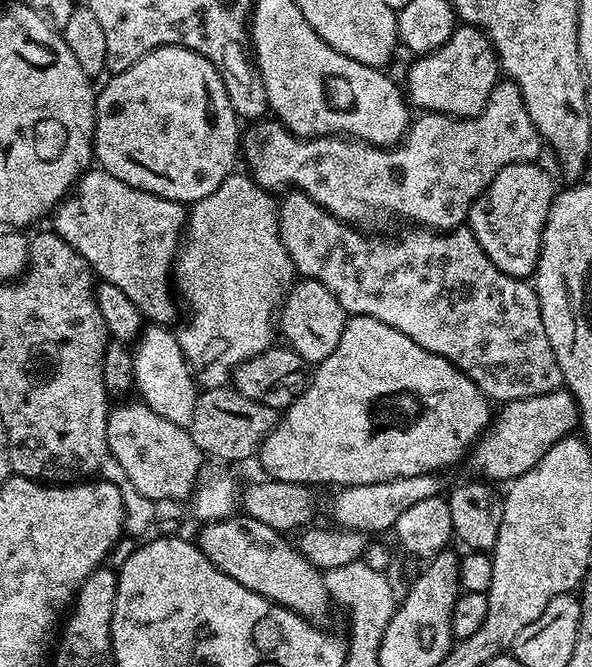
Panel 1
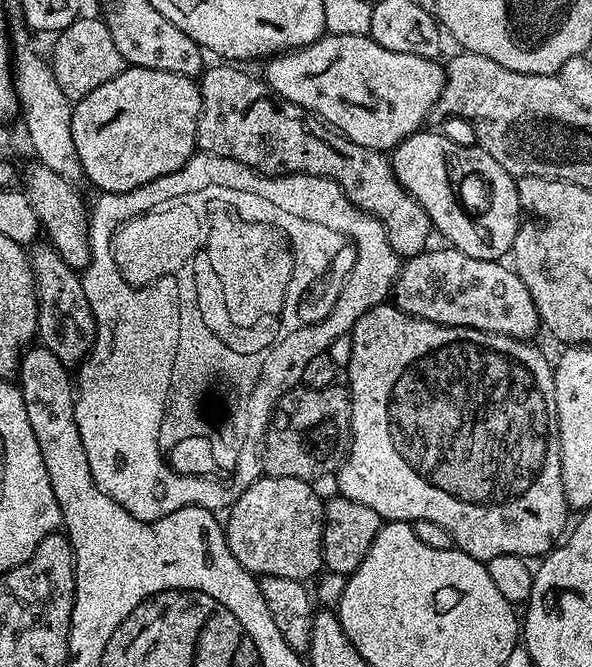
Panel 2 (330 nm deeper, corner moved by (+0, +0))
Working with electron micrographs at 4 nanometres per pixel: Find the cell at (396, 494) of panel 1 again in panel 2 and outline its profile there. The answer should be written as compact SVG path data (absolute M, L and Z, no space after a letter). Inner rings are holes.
M261 475L236 499L227 513L228 545L234 558L253 576L277 575L308 582L324 568L325 501L312 488L307 480Z

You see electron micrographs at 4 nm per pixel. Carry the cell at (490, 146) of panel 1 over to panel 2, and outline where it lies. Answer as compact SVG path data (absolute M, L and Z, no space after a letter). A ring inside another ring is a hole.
M216 62L213 68L212 65L205 67L198 77L200 117L196 127L196 146L200 152L236 160L261 176L325 176L341 188L354 206L380 221L381 229L386 233L397 256L417 256L429 247L428 235L433 235L434 232L430 218L419 202L396 181L391 159L385 153L358 146L358 142L350 142L350 138L346 138L343 132L336 131L319 116L273 92L263 79L255 80L254 77L247 76L240 68L243 67Z

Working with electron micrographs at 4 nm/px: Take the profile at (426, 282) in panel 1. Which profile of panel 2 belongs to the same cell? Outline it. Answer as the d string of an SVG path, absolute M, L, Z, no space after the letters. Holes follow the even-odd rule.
M433 247L417 256L407 257L396 283L392 285L391 303L426 322L477 328L515 340L531 341L532 335L541 331L534 298L530 298L530 290L526 290L526 282L518 278L515 267L504 265L500 260L470 258L454 247L443 247Z

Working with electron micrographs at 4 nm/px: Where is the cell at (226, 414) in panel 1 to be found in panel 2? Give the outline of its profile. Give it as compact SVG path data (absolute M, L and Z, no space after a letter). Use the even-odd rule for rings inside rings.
M343 383L325 388L297 386L288 391L272 411L260 453L263 475L317 482L340 471L352 445L352 398Z

